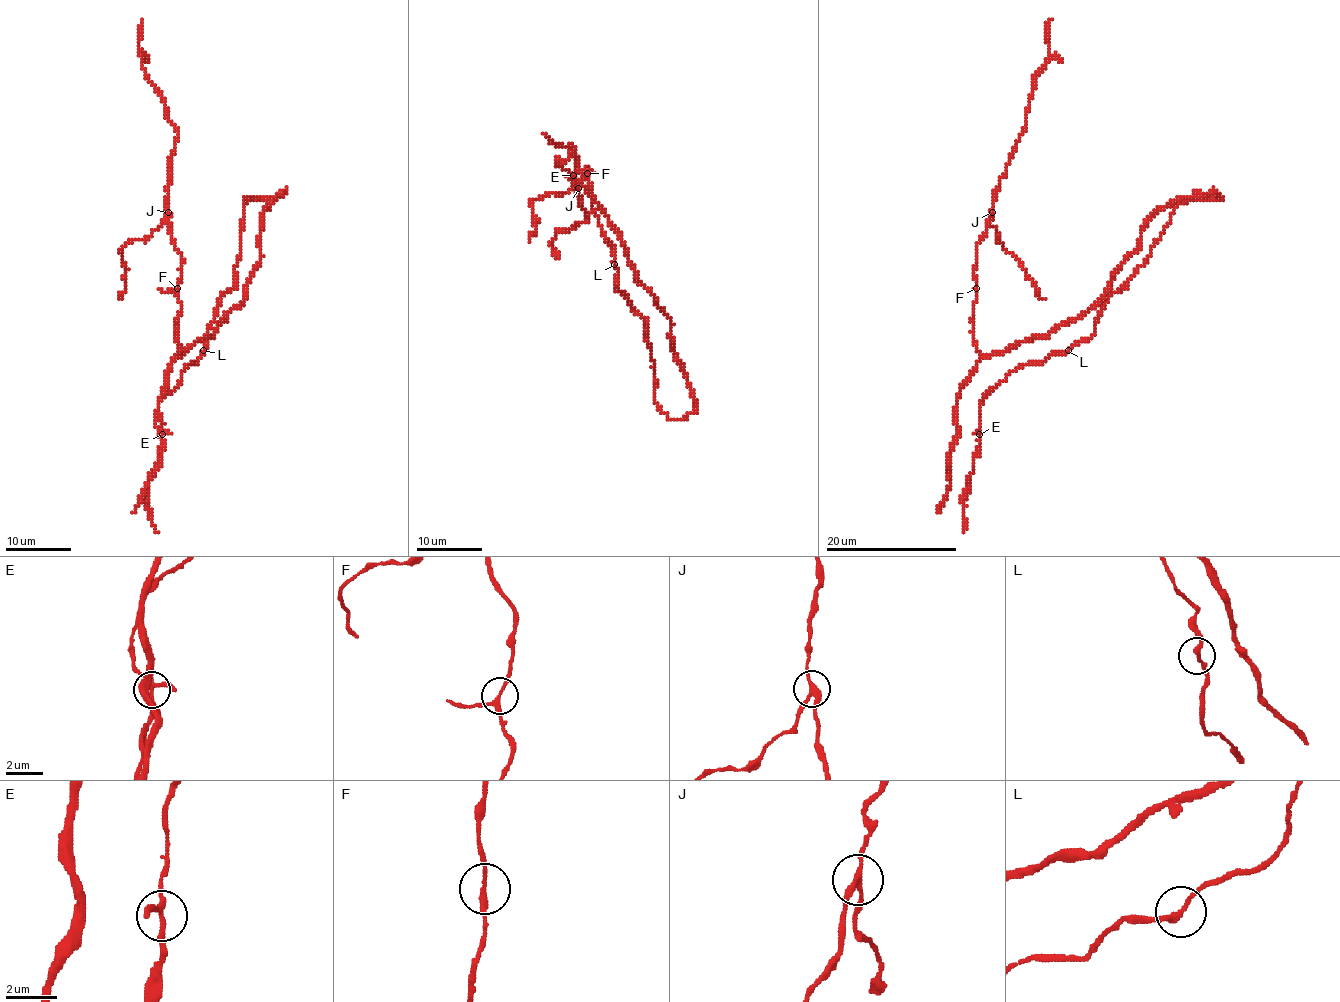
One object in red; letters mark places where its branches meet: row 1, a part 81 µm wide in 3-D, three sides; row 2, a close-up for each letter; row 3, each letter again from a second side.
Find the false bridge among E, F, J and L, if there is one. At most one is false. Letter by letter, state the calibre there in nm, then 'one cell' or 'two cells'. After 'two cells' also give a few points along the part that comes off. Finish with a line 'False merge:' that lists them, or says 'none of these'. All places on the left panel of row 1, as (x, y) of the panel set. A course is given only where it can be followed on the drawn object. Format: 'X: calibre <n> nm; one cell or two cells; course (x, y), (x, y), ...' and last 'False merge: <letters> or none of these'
E: calibre 200 nm; one cell
F: calibre 170 nm; one cell
J: calibre 200 nm; two cells; course (167, 212), (164, 222), (143, 240), (129, 240), (121, 249), (126, 288), (118, 298)
L: calibre 220 nm; one cell
False merge: J

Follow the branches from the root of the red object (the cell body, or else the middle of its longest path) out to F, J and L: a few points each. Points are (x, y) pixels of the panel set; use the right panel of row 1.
F: (1148, 222), (1140, 245), (1110, 288), (1084, 314), (999, 354), (982, 355), (976, 347), (976, 288)
J: (1148, 222), (1140, 245), (1110, 288), (1084, 314), (1045, 336), (982, 355), (972, 334), (974, 265), (992, 212)
L: (1148, 222), (1183, 198), (1214, 193), (1224, 199), (1179, 201), (1148, 258), (1109, 298), (1094, 334), (1068, 350)

